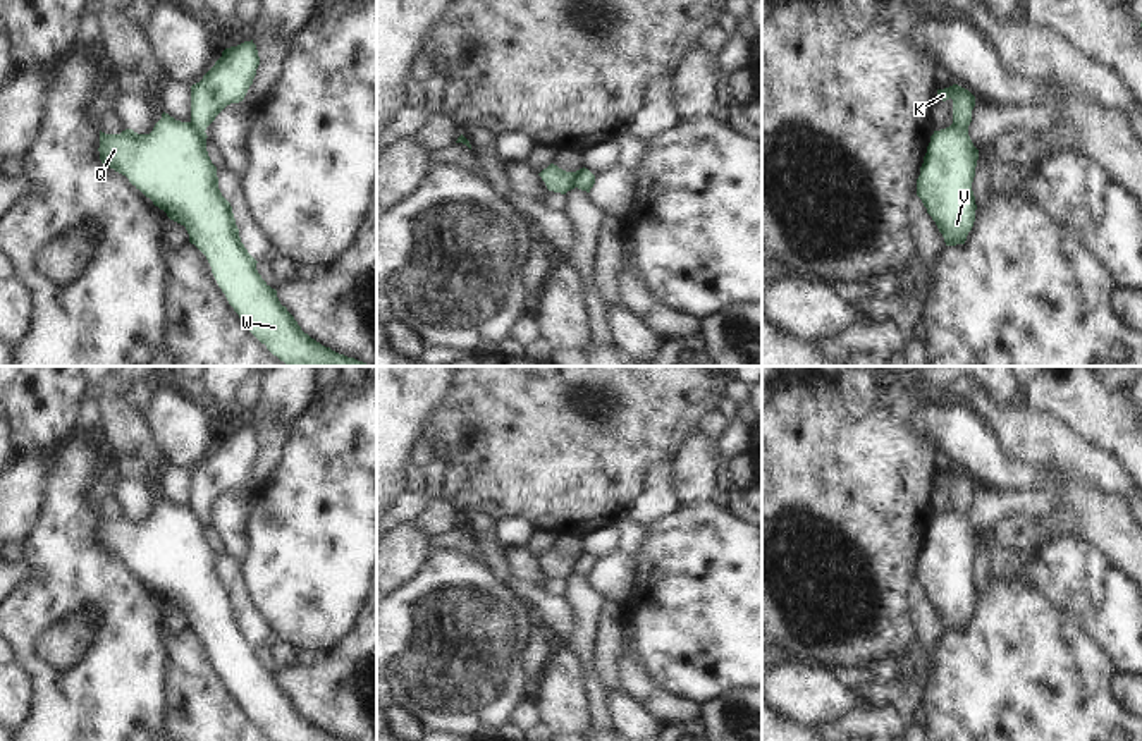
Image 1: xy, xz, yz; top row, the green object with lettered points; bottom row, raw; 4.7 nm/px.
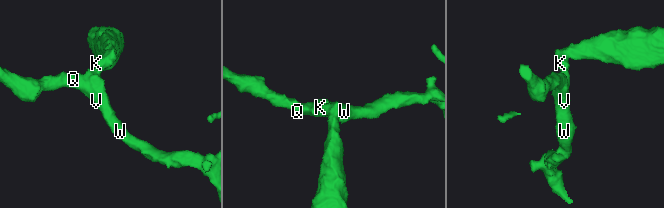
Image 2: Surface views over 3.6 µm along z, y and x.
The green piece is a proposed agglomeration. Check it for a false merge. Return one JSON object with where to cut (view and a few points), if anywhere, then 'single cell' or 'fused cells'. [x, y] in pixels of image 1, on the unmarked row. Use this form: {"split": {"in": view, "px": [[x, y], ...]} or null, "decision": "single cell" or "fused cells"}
{"split": {"in": "xz", "px": [[583, 554], [577, 571]]}, "decision": "fused cells"}

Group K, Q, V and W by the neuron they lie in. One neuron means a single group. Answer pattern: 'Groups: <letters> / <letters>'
Groups: K / Q V W

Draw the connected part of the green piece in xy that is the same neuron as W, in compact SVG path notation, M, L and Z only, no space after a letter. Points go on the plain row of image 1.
M162 499L150 519L100 516L100 545L126 560L167 602L186 612L208 645L229 689L273 741L344 741L301 715L277 676L258 658L239 622L230 588L218 574L206 517Z

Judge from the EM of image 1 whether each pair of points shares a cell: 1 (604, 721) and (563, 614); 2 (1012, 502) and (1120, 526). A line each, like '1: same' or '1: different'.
1: different
2: different

